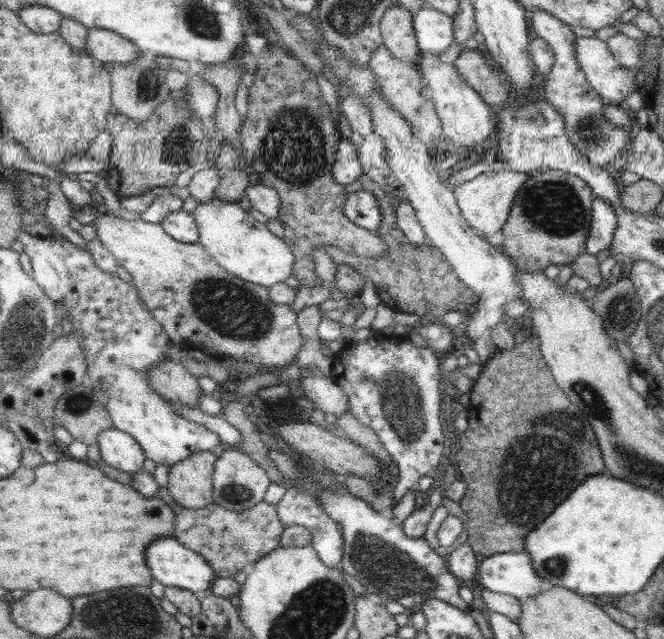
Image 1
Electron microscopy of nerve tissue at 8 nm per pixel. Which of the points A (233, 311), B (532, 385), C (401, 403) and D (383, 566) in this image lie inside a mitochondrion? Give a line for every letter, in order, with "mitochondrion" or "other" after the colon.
A: mitochondrion
B: other
C: mitochondrion
D: mitochondrion

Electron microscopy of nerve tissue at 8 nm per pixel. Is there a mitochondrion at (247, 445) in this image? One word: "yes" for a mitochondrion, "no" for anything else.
no

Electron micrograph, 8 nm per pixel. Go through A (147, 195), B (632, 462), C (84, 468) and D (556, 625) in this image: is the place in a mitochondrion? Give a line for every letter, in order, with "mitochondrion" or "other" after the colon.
A: other
B: mitochondrion
C: other
D: other

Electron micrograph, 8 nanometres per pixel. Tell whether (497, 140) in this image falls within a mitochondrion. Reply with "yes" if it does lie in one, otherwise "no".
no

